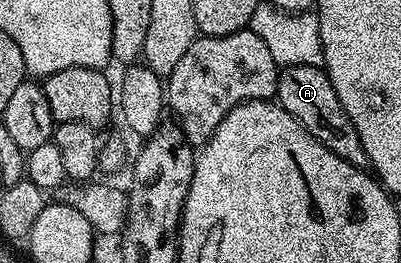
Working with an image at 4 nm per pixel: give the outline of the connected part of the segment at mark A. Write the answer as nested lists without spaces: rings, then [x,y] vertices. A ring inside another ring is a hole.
[[[283,66],[278,71],[278,105],[283,106],[299,124],[304,127],[320,144],[327,146],[336,156],[348,160],[348,164],[359,168],[367,165],[366,153],[360,144],[360,136],[356,128],[352,128],[352,120],[344,112],[344,104],[340,104],[340,96],[336,96],[336,88],[332,88],[332,80],[328,80],[322,66]]]

